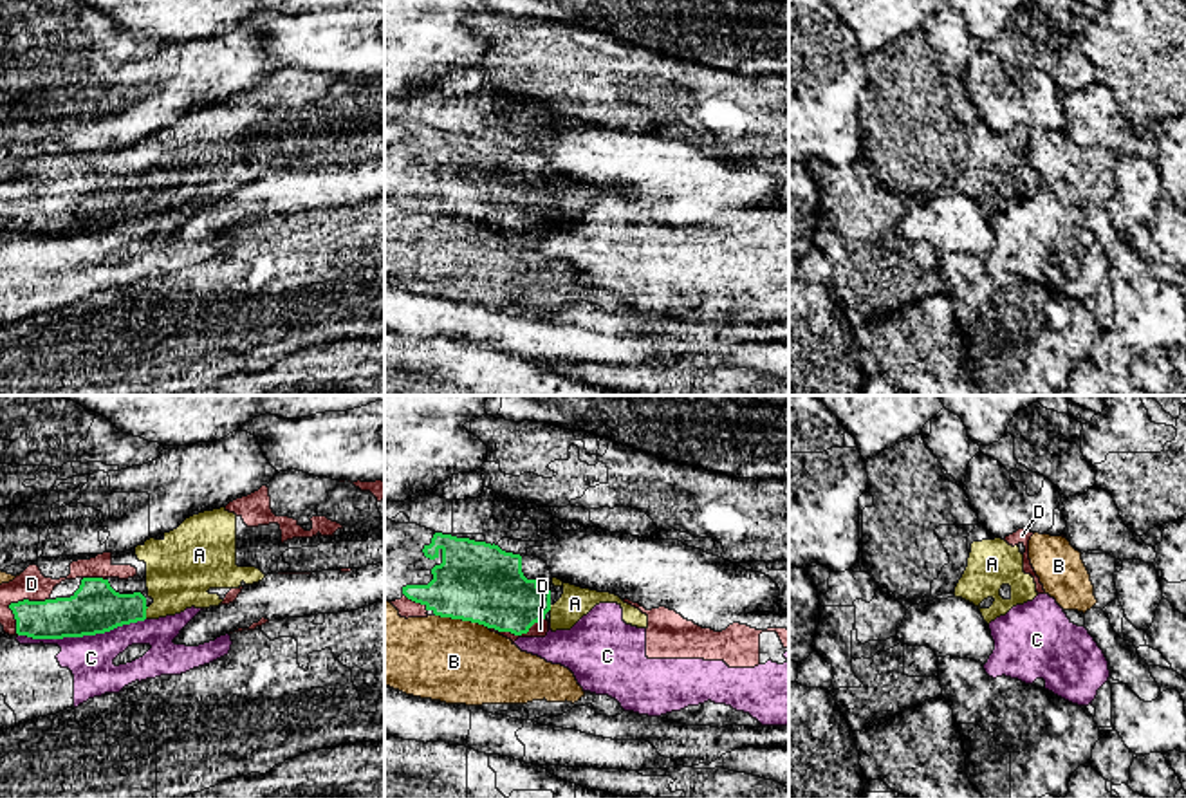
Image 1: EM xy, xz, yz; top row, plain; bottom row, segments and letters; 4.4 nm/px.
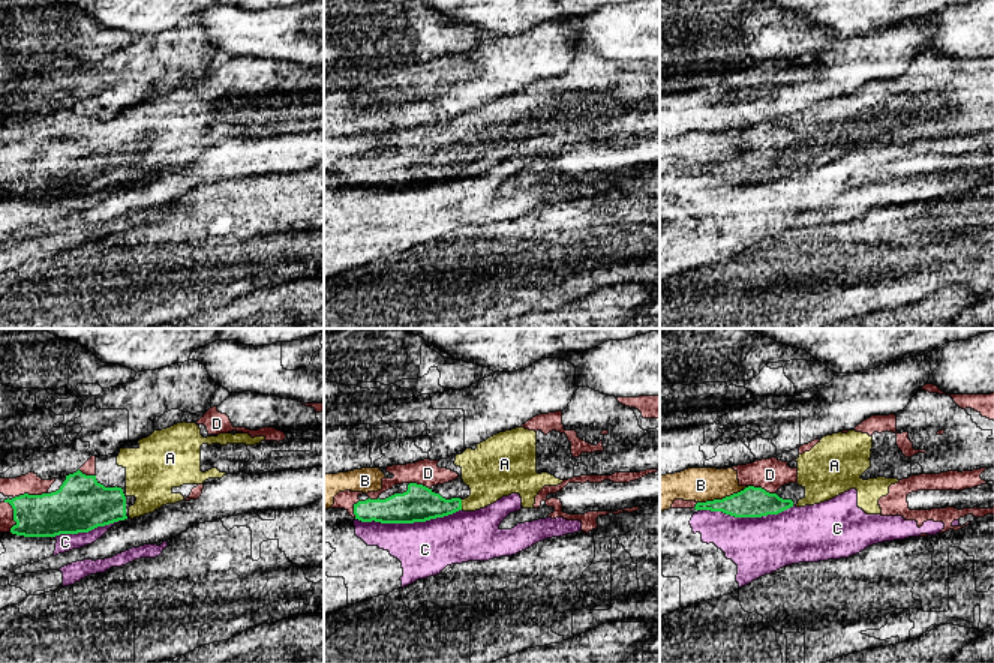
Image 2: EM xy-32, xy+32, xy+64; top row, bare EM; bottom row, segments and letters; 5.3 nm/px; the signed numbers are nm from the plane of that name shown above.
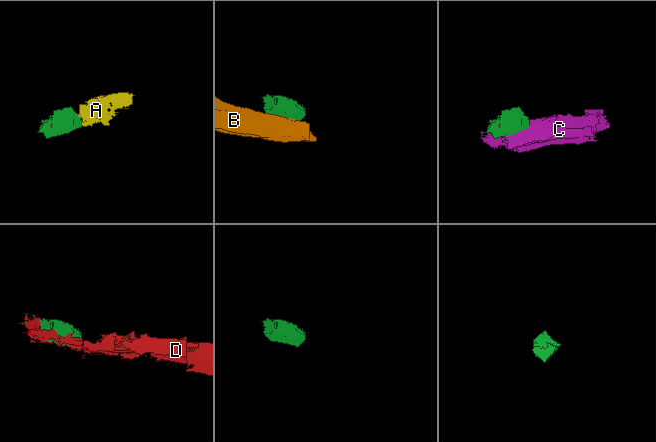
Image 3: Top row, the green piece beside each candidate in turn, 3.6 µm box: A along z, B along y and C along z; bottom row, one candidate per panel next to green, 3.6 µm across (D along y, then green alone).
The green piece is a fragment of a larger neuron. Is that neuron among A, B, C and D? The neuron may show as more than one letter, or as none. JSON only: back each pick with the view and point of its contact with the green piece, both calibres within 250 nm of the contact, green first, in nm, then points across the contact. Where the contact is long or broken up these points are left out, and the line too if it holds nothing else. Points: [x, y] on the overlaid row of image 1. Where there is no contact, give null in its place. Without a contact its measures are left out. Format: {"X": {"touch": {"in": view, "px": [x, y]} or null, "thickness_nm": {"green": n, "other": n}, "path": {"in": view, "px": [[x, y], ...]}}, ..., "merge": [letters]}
{"A": {"touch": {"in": "xy", "px": [145, 612]}, "thickness_nm": {"green": 220, "other": 300}, "path": {"in": "xy", "px": [[96, 607], [145, 612], [174, 589], [181, 569]]}}, "merge": ["A"]}

